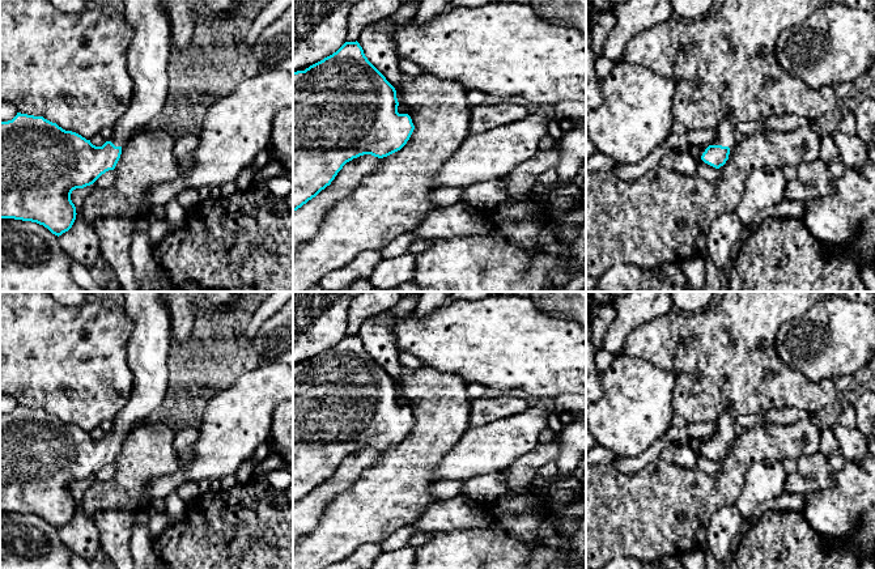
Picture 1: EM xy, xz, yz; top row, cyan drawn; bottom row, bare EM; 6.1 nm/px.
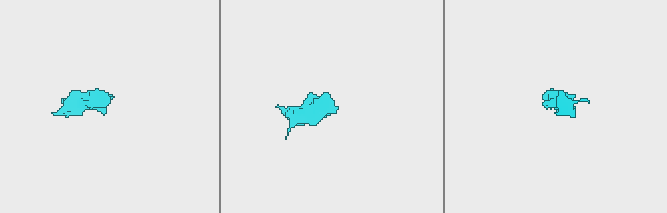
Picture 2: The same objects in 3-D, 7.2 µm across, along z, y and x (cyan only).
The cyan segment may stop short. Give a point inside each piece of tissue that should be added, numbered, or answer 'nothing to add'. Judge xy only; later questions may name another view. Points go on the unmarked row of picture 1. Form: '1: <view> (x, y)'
1: xy (148, 348)

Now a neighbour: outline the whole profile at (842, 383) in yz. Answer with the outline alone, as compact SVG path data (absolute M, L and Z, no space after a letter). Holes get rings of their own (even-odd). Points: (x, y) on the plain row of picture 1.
M853 375L836 377L833 383L838 394L844 398L849 388L854 388L857 386L858 378Z

